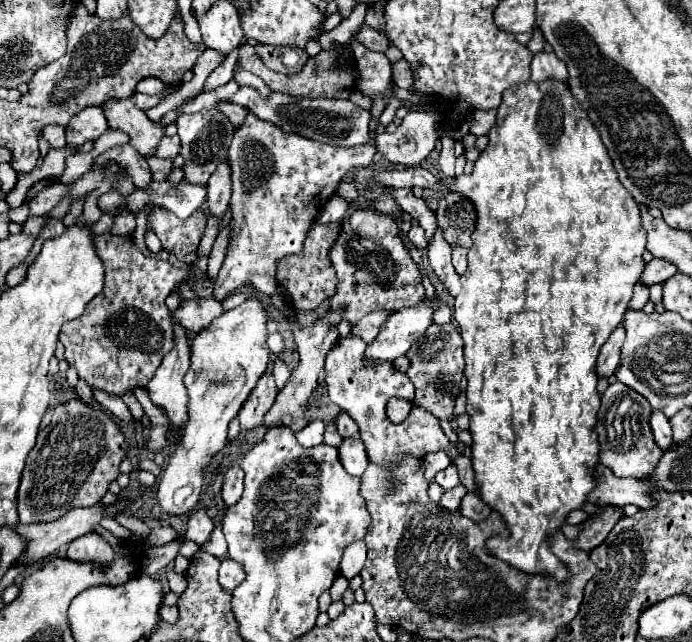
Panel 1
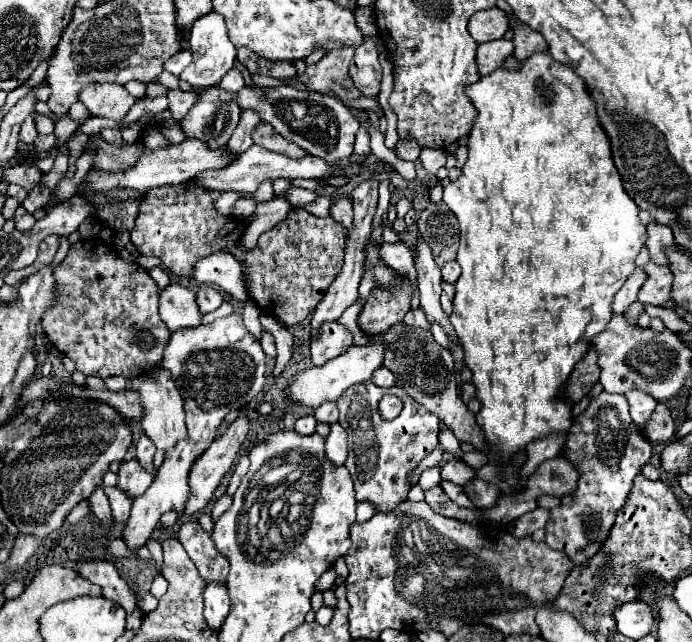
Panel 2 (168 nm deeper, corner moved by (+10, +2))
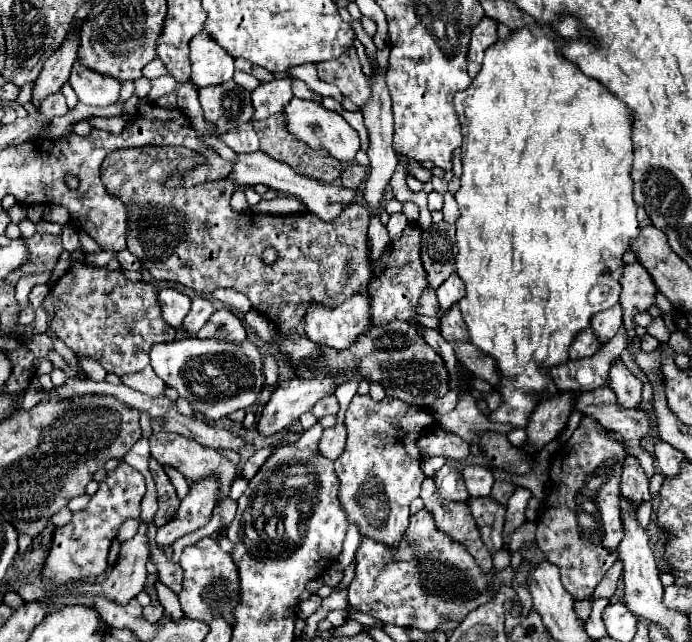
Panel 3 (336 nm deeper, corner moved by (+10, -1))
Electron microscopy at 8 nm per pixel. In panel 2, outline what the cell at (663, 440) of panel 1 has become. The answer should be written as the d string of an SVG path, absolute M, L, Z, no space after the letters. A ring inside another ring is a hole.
M630 390L624 394L624 398L630 404L630 416L636 424L644 424L644 420L648 420L648 416L652 414L652 408L656 406L656 400L640 390Z

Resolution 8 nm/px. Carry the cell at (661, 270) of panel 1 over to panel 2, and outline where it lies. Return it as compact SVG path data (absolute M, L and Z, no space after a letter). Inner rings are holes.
M636 268L634 274L624 282L624 286L620 288L620 292L614 296L612 302L612 314L624 314L626 308L636 302L640 284L644 284L644 268Z

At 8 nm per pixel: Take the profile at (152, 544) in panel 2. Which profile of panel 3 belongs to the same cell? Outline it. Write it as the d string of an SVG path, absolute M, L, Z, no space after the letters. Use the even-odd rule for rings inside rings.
M158 578L155 582L158 601L163 605L166 615L178 621L184 616L179 599L172 590L166 587Z

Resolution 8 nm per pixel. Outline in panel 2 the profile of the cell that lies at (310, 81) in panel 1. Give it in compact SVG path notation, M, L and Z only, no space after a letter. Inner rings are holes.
M342 48L340 52L326 52L326 56L306 68L304 76L298 76L314 92L328 92L334 90L342 102L350 102L362 96L362 92L354 86L348 66L354 56L354 48Z

